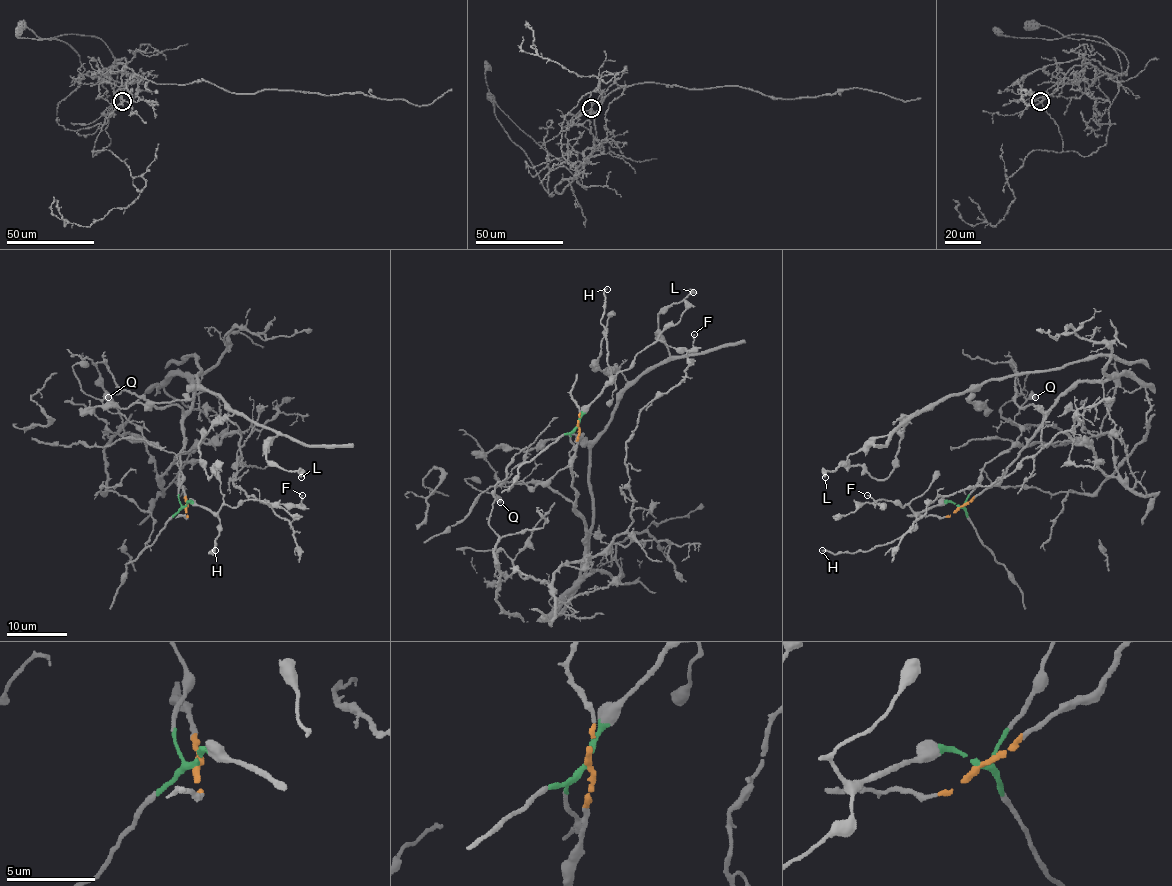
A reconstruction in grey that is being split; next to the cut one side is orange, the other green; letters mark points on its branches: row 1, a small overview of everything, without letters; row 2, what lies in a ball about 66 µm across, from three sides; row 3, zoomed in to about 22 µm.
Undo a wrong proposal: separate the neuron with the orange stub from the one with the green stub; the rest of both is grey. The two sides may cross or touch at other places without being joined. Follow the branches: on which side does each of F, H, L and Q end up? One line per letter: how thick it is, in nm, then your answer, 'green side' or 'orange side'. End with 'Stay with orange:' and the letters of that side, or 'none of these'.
F: calibre 110 nm; green side
H: calibre 190 nm; green side
L: calibre 360 nm; orange side
Q: calibre 600 nm; green side
Stay with orange: L

